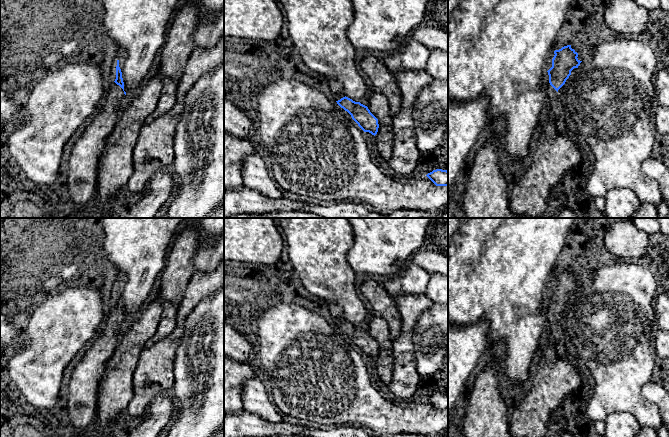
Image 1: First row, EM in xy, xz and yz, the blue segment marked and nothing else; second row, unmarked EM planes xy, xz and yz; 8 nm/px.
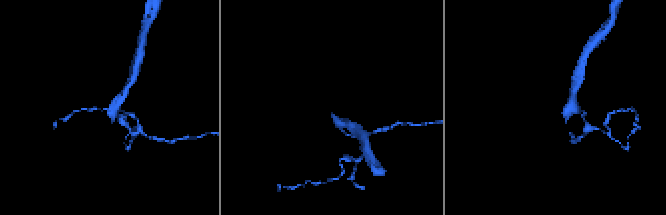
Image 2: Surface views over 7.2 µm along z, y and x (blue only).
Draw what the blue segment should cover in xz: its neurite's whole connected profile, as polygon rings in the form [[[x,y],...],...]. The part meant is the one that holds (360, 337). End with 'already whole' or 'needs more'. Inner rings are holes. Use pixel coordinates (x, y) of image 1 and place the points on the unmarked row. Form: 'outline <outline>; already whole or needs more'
outline [[[328,302],[328,305],[333,323],[337,328],[351,339],[364,356],[369,356],[375,360],[379,352],[378,343],[370,336],[368,331],[346,321],[341,306],[331,302]]]; needs more

